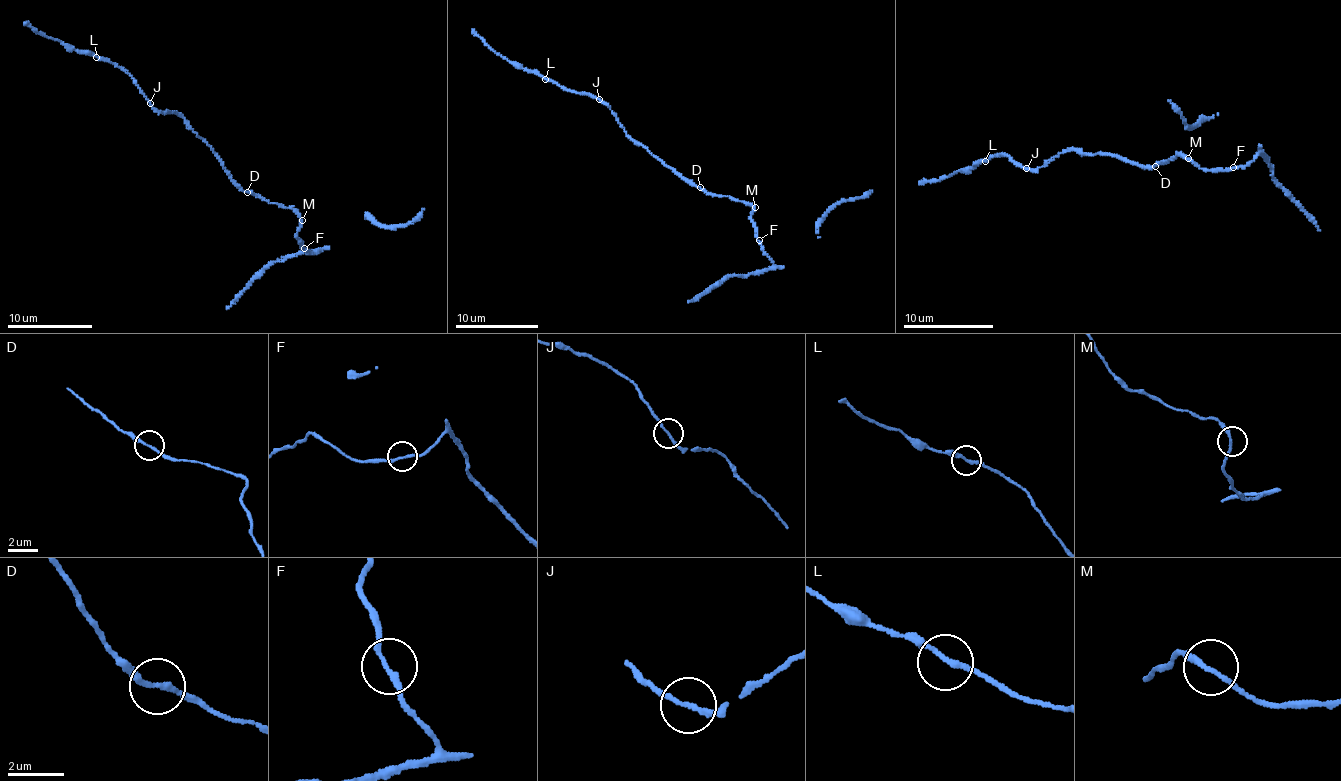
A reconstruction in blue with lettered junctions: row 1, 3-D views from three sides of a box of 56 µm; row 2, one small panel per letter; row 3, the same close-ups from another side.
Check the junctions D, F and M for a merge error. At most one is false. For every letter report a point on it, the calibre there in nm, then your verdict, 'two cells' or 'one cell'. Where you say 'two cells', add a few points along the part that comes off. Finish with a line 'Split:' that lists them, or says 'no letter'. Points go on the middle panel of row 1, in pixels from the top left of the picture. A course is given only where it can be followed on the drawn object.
D: place (700, 187); calibre 190 nm; one cell
F: place (759, 240); calibre 180 nm; one cell
M: place (755, 207); calibre 190 nm; one cell
Split: no letter

